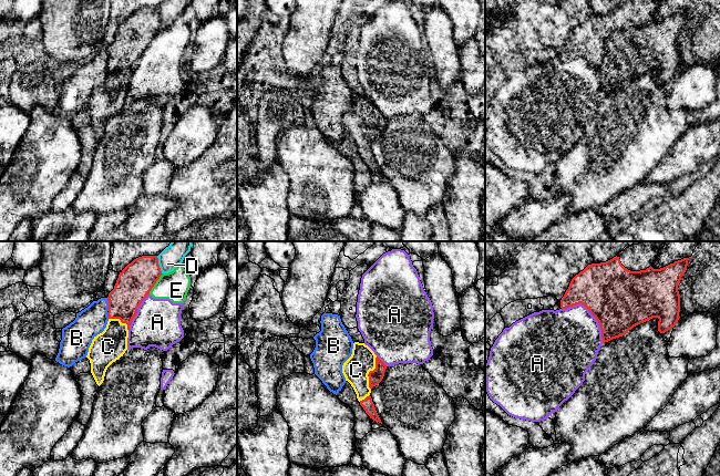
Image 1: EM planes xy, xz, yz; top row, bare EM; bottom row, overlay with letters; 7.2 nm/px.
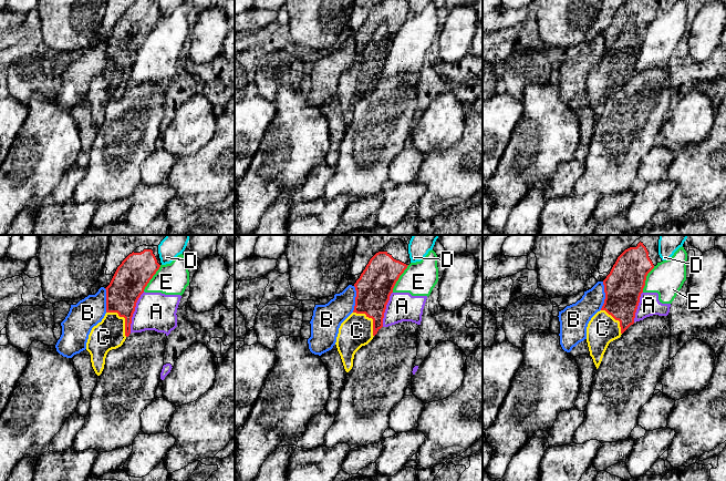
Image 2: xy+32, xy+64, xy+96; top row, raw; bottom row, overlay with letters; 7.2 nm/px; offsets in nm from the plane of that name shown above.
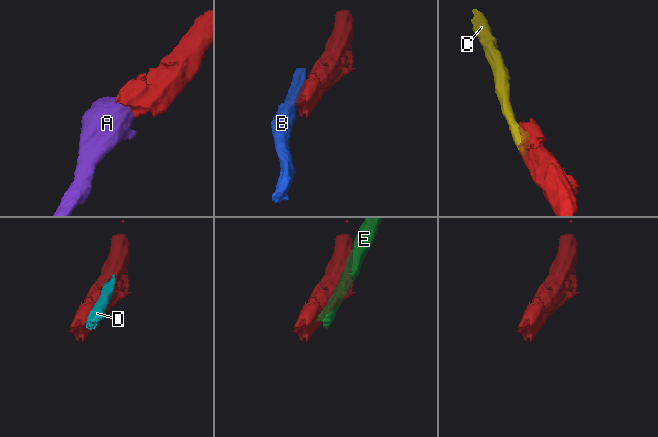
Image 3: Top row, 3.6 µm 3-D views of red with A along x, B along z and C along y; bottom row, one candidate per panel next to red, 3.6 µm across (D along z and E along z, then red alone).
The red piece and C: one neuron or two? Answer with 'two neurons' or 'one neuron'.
one neuron

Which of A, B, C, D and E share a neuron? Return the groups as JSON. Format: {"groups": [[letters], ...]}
{"groups": [["A", "E"], ["B"], ["C"], ["D"]]}

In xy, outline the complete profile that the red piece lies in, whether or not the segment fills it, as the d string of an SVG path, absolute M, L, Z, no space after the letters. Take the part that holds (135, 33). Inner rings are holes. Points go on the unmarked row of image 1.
M157 8L138 9L120 24L107 49L106 80L94 89L86 107L99 138L107 120L127 102L128 82L137 60L162 27Z

